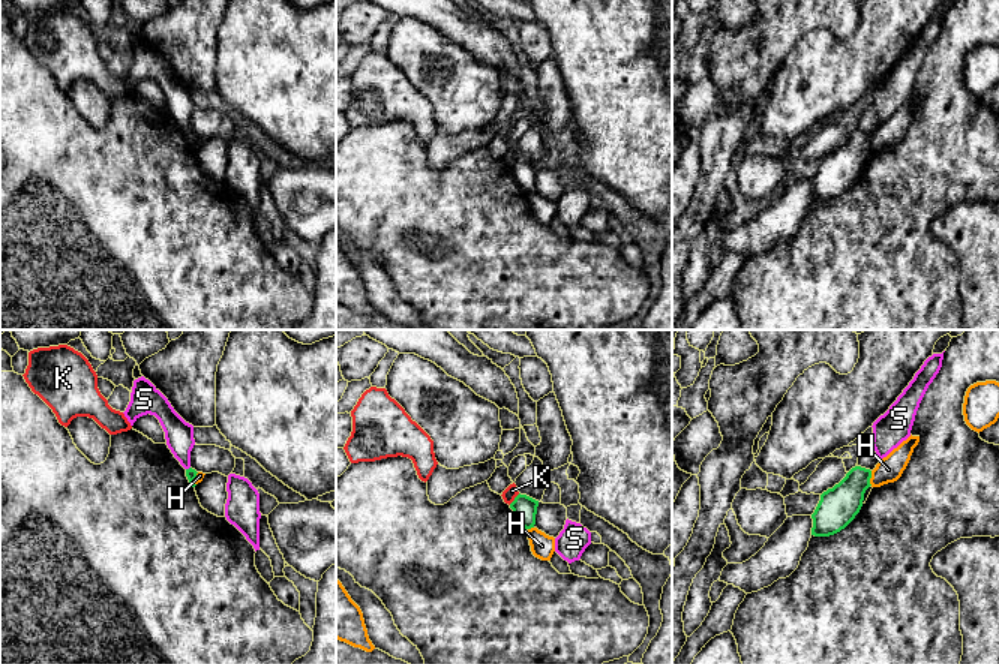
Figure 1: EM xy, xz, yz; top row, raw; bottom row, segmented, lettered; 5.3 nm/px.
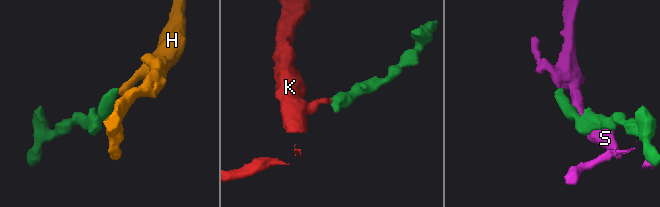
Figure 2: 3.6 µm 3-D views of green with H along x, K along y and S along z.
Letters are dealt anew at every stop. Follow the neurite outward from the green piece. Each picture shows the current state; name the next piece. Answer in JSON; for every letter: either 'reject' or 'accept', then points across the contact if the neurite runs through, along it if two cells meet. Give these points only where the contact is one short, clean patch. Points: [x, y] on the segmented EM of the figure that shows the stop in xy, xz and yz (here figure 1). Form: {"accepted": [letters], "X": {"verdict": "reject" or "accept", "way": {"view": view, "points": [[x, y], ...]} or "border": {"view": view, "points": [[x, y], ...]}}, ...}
{"accepted": [], "H": {"verdict": "reject", "border": {"view": "yz", "points": [[872, 471], [870, 484]]}}, "K": {"verdict": "reject", "border": {"view": "xz", "points": [[519, 493], [509, 504]]}}, "S": {"verdict": "reject"}}

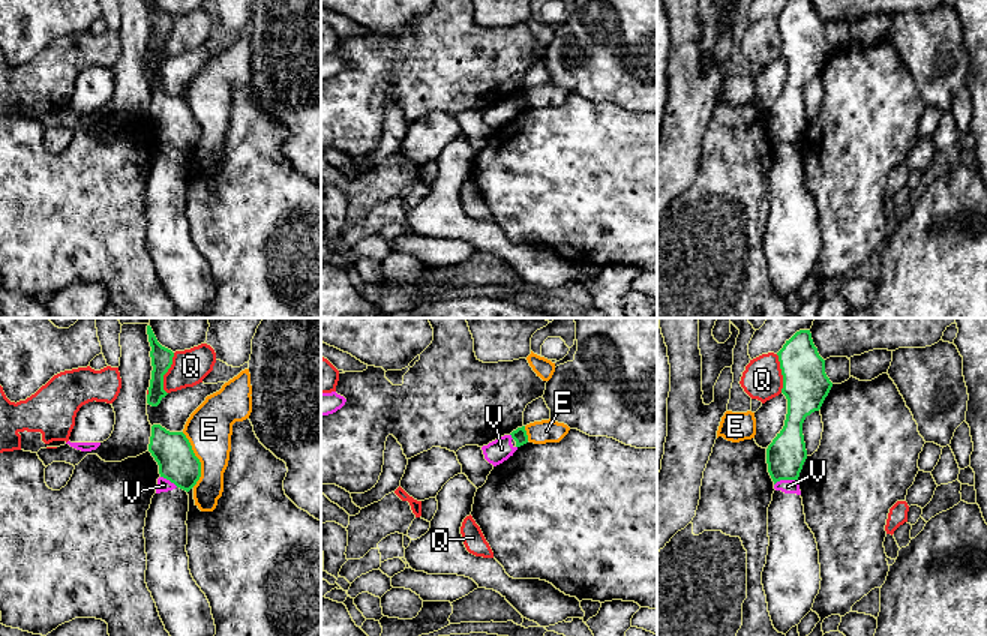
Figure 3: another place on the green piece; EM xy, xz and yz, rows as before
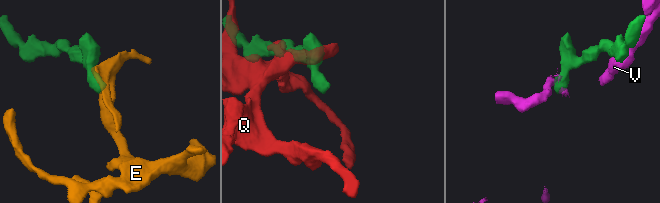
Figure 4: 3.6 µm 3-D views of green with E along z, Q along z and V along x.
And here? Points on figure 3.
{"accepted": [], "E": {"verdict": "reject", "border": {"view": "xy", "points": [[182, 432], [200, 462], [200, 479], [194, 486]]}}, "Q": {"verdict": "reject", "border": {"view": "xy", "points": [[174, 353], [173, 363], [164, 375], [164, 390], [167, 393]]}}, "V": {"verdict": "reject"}}

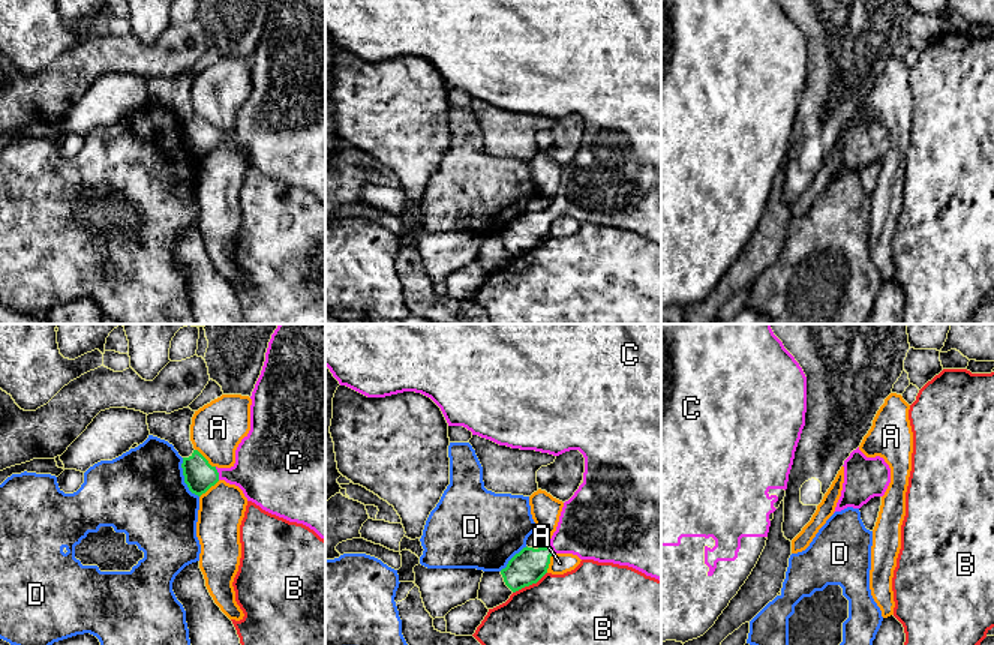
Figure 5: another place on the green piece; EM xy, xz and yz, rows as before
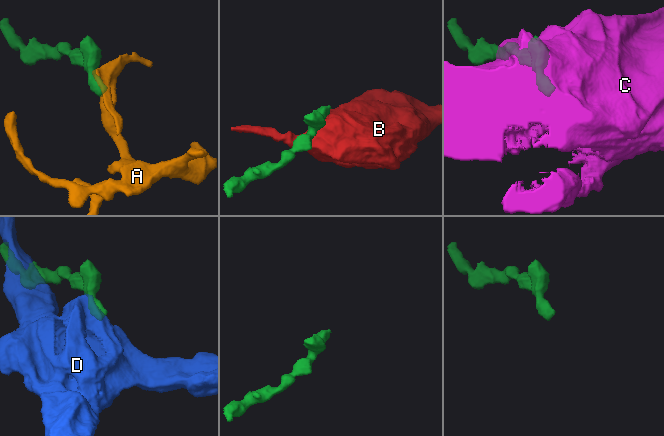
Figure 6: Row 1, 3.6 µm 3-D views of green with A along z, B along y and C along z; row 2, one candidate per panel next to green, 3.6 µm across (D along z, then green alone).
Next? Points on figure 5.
{"accepted": ["C"], "A": {"verdict": "reject", "border": {"view": "xy", "points": [[195, 449], [215, 467]]}}, "B": {"verdict": "reject"}, "C": {"verdict": "accept", "way": {"view": "xy", "points": [[200, 476], [218, 473], [254, 473], [264, 470]]}}, "D": {"verdict": "reject"}}

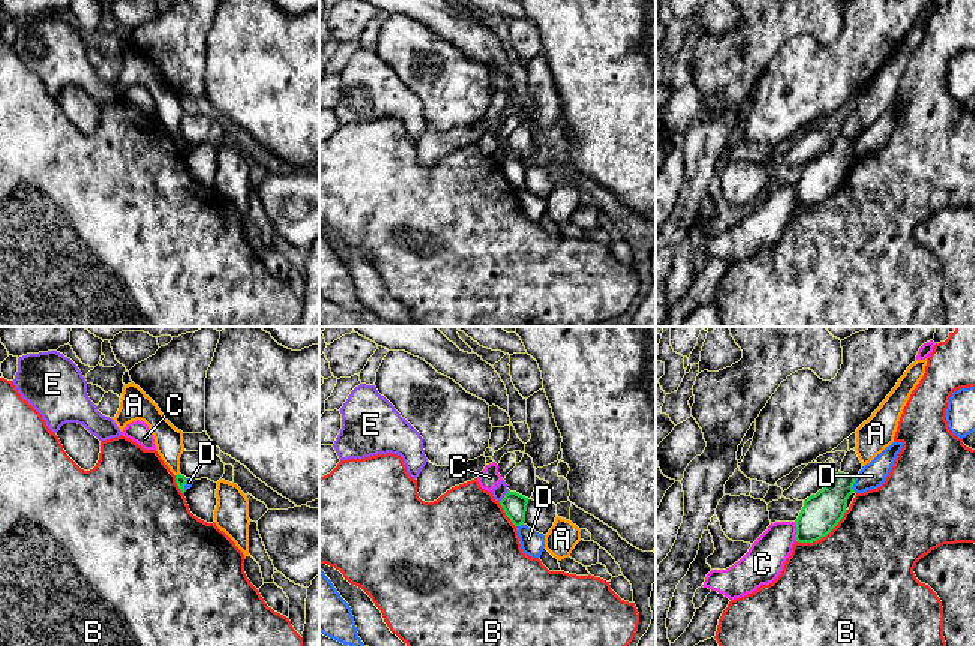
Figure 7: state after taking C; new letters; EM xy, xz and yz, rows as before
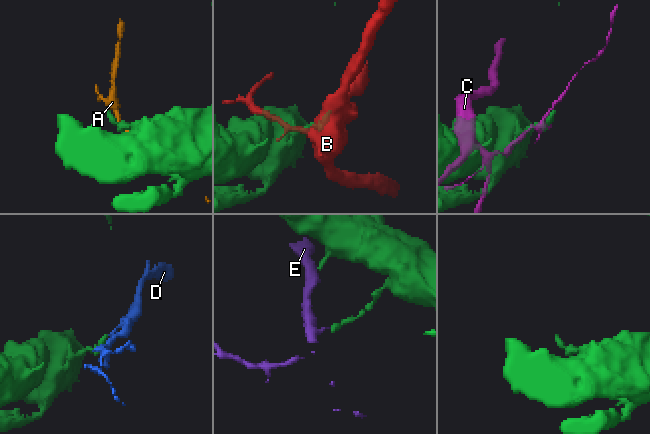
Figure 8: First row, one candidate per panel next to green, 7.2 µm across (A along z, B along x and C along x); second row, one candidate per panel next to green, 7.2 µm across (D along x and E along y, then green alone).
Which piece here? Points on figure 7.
{"accepted": [], "A": {"verdict": "reject"}, "B": {"verdict": "reject"}, "C": {"verdict": "reject"}, "D": {"verdict": "reject", "border": {"view": "yz", "points": [[855, 477], [854, 490]]}}, "E": {"verdict": "reject", "border": {"view": "xz", "points": [[509, 490], [498, 501]]}}}

